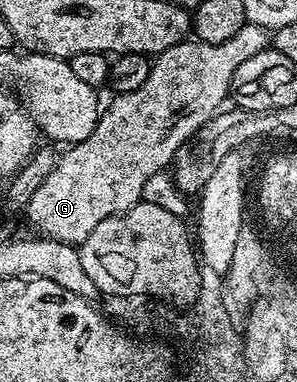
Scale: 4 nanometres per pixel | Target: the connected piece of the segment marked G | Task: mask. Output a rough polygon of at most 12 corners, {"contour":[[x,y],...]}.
{"contour":[[269,45],[155,54],[30,195],[33,230],[78,247],[229,100]]}

